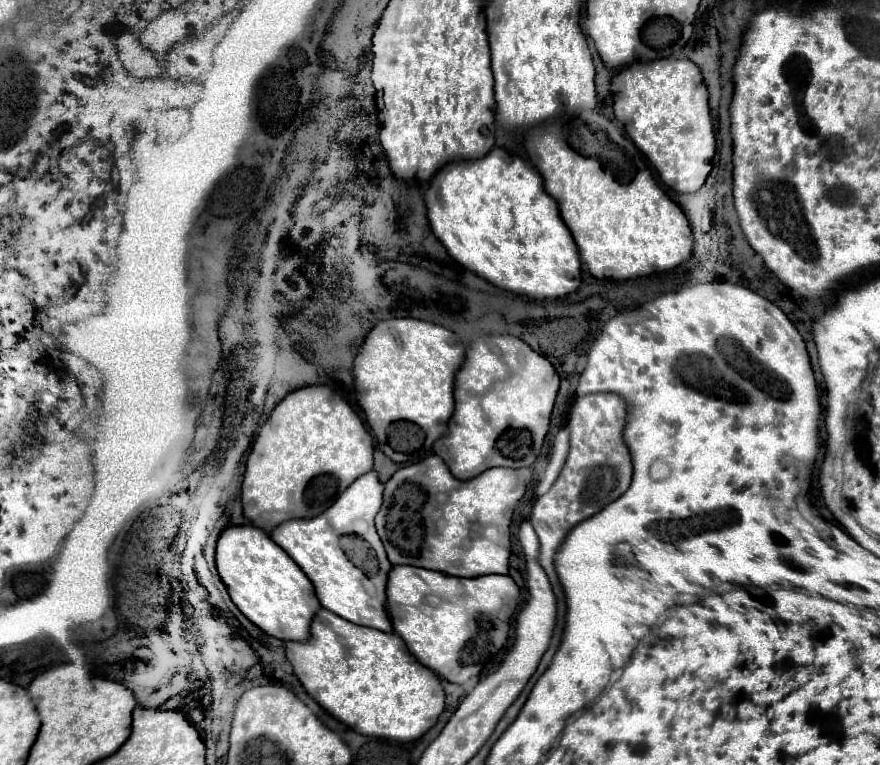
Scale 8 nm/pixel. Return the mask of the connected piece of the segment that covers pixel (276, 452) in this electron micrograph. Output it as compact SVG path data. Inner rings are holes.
M307 386L287 394L259 430L247 458L241 486L243 516L249 524L271 532L275 526L295 518L315 518L325 512L355 478L373 468L373 440L359 414L327 386Z

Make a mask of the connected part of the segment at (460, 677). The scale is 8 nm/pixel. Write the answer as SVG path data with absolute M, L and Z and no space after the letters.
M393 566L387 580L387 602L397 602L401 606L401 612L391 612L395 632L405 640L411 654L423 666L455 684L463 684L471 676L481 674L477 666L469 668L469 664L463 662L465 646L469 646L471 652L481 646L491 646L491 640L495 640L491 636L493 630L505 630L503 644L507 642L509 618L517 608L517 594L519 586L511 576L495 574L481 578L455 578L425 568Z

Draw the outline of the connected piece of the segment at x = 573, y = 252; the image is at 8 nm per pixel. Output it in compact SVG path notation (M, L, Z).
M493 148L479 160L447 164L431 180L425 202L431 228L449 256L489 284L535 300L555 300L577 292L581 284L581 260L575 240L559 216L557 202L543 190L541 174L521 156Z

